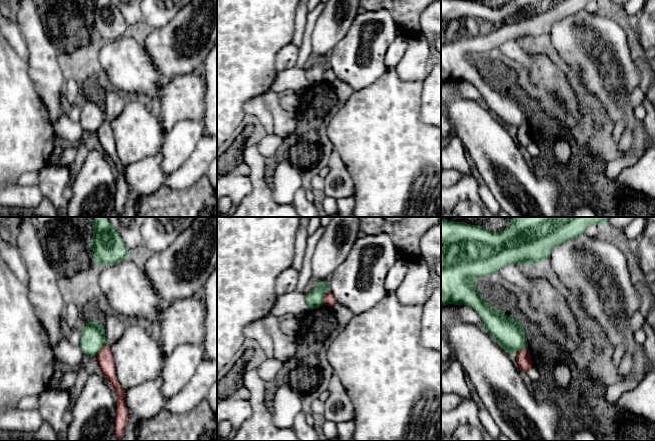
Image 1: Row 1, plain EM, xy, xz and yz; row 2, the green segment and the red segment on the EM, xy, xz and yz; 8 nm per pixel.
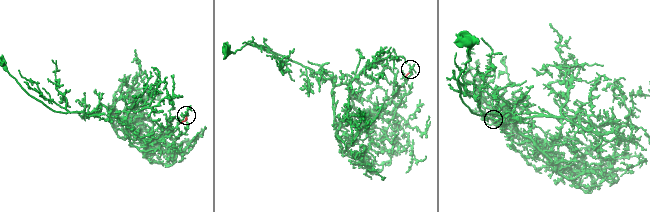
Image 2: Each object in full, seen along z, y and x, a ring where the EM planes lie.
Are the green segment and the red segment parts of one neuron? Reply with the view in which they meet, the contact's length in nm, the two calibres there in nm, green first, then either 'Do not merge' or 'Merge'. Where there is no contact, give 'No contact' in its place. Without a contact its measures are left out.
Touches green in yz. Shared border 120 nm. Thickness 240 nm (green) against 120 nm. Do not merge

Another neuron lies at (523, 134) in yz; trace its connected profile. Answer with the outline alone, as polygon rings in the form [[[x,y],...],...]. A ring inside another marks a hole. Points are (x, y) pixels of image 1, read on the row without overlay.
[[[528,124],[521,125],[515,130],[515,132],[517,137],[517,144],[529,149],[533,139]]]

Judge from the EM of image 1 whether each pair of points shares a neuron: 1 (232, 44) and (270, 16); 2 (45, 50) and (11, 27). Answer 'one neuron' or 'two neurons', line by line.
1: one neuron
2: two neurons

